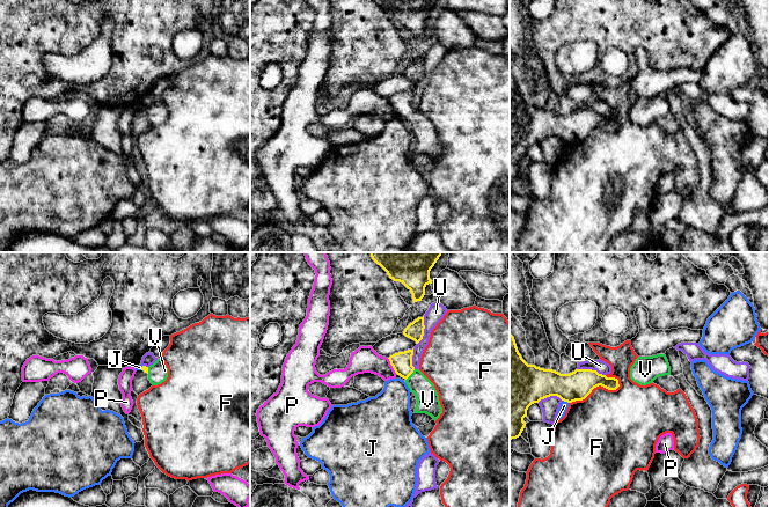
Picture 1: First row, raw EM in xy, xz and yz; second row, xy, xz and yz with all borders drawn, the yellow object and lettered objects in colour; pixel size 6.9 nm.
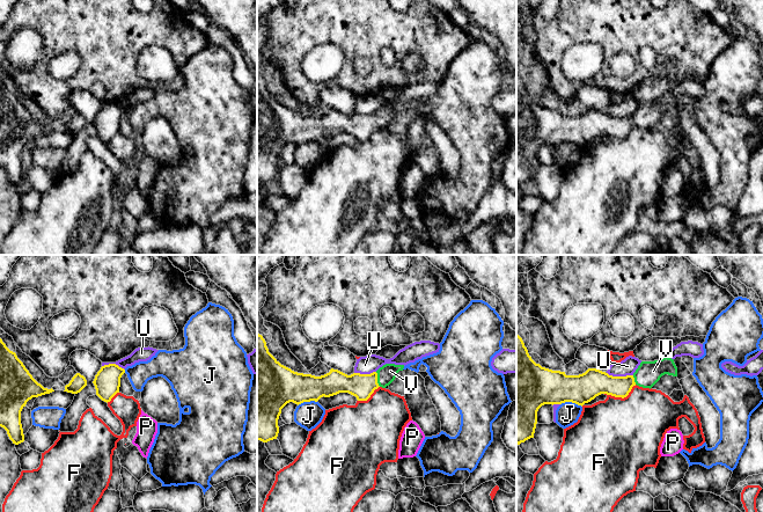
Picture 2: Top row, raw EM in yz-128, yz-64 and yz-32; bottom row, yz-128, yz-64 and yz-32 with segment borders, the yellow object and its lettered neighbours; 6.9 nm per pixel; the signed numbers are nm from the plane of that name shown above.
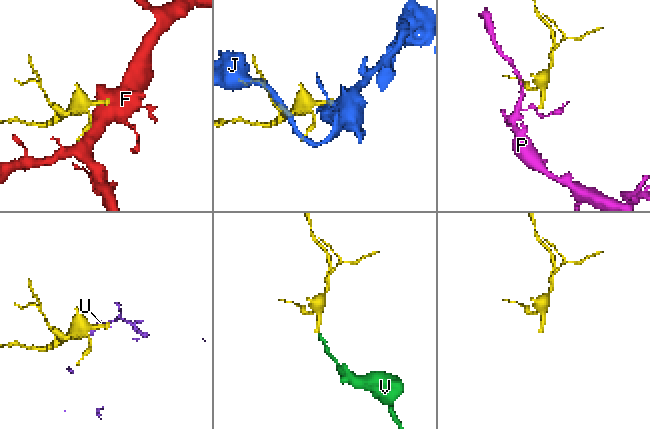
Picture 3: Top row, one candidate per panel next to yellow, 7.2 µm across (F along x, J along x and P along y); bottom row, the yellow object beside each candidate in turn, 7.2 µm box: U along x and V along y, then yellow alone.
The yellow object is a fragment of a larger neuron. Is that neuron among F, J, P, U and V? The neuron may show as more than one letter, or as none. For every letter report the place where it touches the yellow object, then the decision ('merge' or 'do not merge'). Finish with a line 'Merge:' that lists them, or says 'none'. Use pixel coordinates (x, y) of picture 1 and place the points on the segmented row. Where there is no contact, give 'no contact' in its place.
F: meets yellow in yz at (597, 386); do not merge
J: meets yellow in yz at (565, 401); do not merge
P: meets yellow in xz at (392, 365); do not merge
U: meets yellow in yz at (591, 369); do not merge
V: meets yellow in xz at (410, 374); merge
Merge: V

